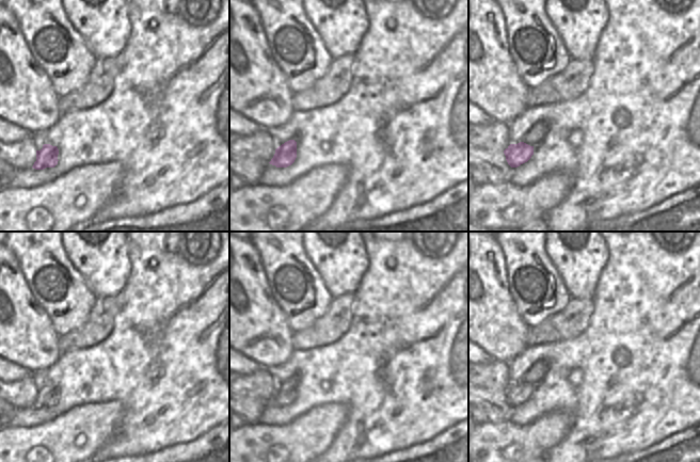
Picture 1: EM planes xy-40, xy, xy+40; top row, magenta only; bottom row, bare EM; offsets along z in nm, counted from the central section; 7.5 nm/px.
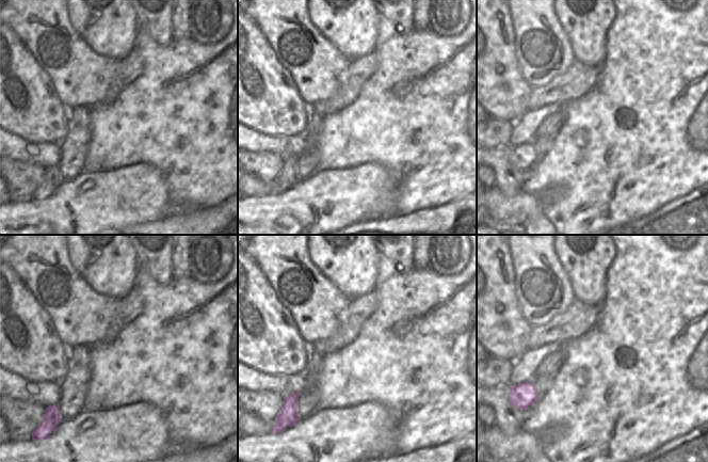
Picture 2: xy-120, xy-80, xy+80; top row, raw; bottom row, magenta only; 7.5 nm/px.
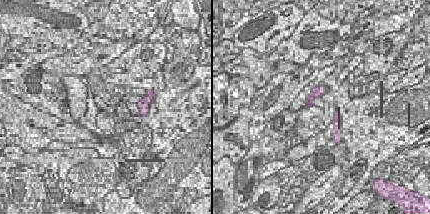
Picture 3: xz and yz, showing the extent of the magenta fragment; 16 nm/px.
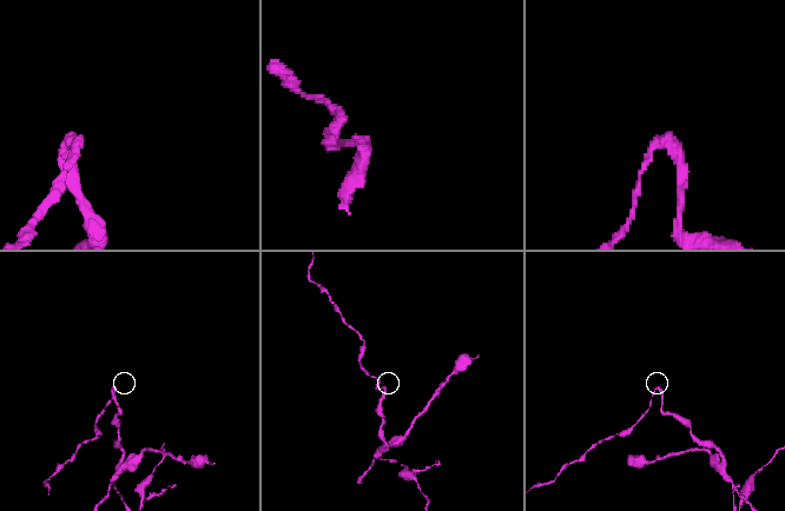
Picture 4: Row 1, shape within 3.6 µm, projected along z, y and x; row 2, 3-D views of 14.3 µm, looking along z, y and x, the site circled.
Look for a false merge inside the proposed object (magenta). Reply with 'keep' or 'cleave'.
cleave

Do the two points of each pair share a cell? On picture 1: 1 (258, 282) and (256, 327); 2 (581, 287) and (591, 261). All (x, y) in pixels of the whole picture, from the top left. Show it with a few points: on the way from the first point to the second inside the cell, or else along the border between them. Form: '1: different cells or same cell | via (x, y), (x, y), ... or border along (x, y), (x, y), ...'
1: same cell | via (256, 292), (256, 316)
2: same cell | via (581, 281), (581, 272), (585, 268)

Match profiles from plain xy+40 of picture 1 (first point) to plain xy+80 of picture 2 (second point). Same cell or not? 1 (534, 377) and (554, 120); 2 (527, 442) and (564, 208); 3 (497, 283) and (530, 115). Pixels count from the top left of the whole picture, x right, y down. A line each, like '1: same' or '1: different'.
1: same
2: different
3: different

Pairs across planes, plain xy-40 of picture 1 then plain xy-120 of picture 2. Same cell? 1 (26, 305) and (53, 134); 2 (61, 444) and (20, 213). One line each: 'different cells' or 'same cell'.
1: same cell
2: same cell

